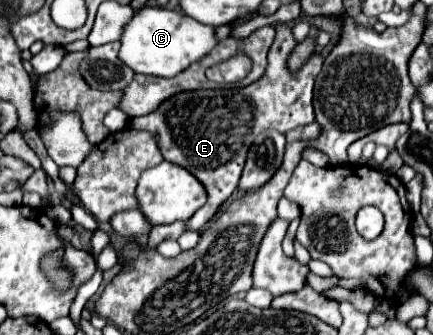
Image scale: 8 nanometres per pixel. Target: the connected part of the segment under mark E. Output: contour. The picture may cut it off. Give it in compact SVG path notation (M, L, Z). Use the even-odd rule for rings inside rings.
M278 24L274 43L268 51L266 71L256 83L228 93L222 93L222 89L182 91L168 97L152 113L130 119L132 129L148 131L154 135L164 161L186 167L186 171L190 171L204 185L208 201L186 223L188 231L200 231L216 215L222 201L234 193L246 161L246 153L258 131L276 129L286 133L298 125L308 125L314 121L312 89L324 57L314 53L298 73L290 73L286 67L286 57L297 44L292 28Z

